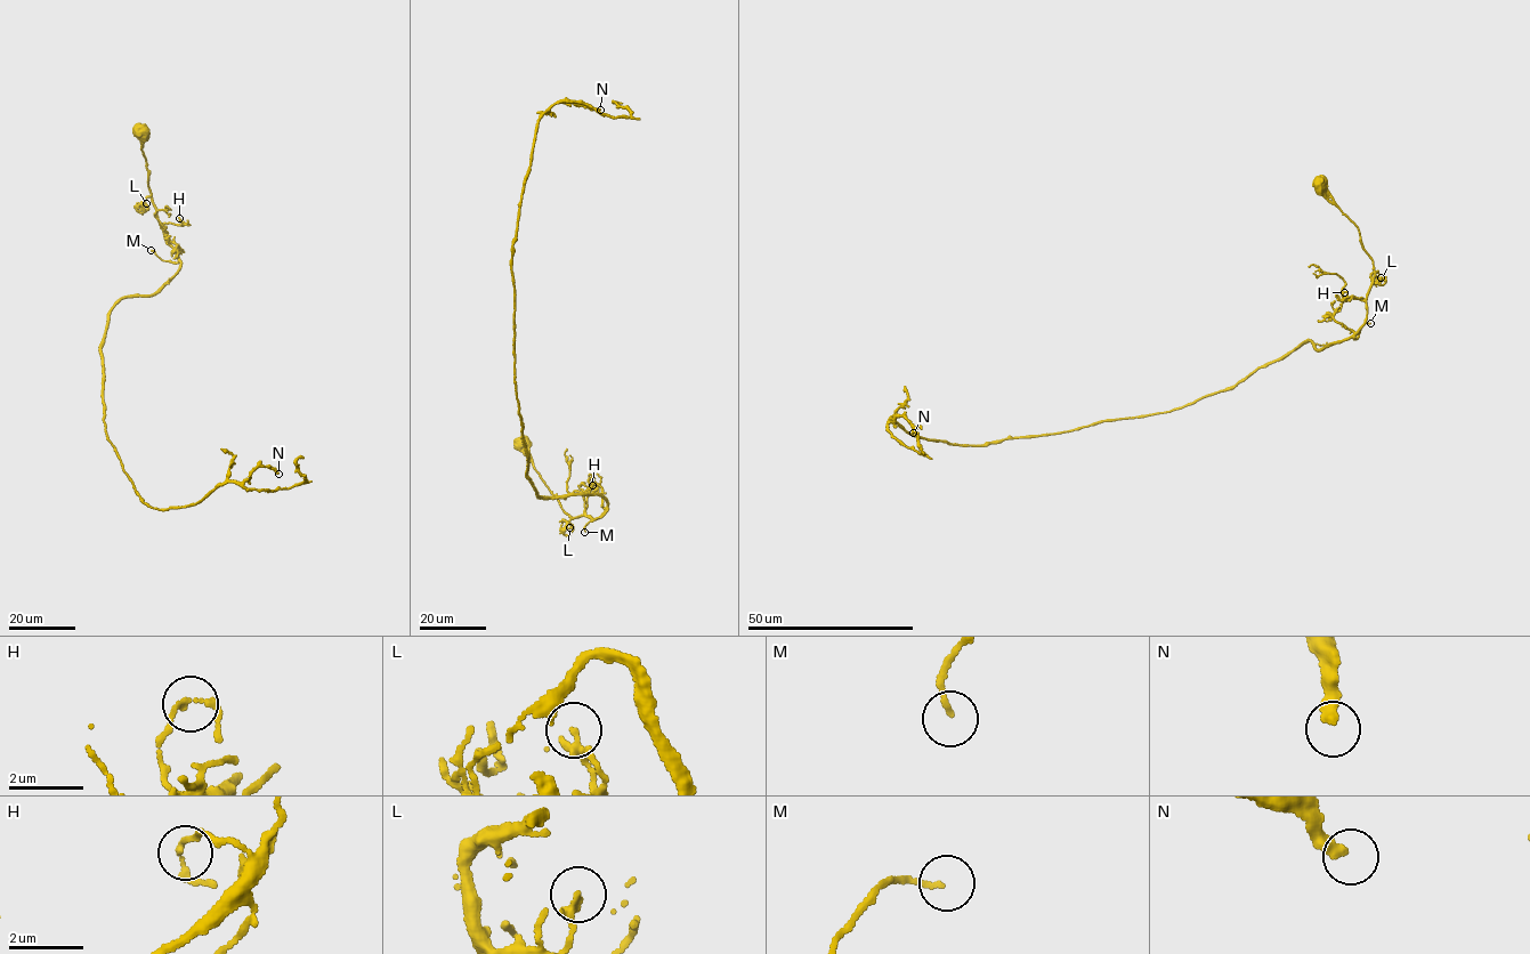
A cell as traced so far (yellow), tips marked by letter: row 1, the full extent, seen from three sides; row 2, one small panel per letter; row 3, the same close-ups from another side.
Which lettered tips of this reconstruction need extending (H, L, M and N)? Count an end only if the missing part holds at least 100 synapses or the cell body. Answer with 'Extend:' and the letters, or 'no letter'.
Extend: no letter

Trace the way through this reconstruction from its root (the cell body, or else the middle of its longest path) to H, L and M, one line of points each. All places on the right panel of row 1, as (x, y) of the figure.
H: (1320, 184), (1358, 228), (1362, 249), (1373, 260), (1374, 277), (1365, 299), (1352, 296), (1346, 300), (1344, 292)
L: (1320, 184), (1358, 228), (1362, 249), (1377, 271), (1371, 274), (1371, 282), (1378, 283), (1381, 277)
M: (1320, 184), (1358, 228), (1362, 249), (1373, 260), (1367, 317), (1354, 338), (1370, 323)

